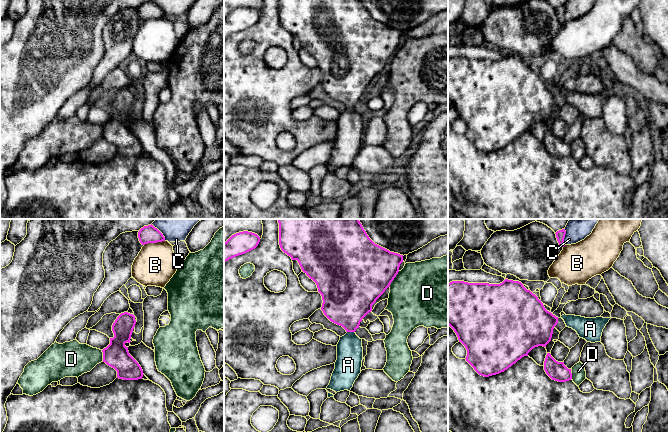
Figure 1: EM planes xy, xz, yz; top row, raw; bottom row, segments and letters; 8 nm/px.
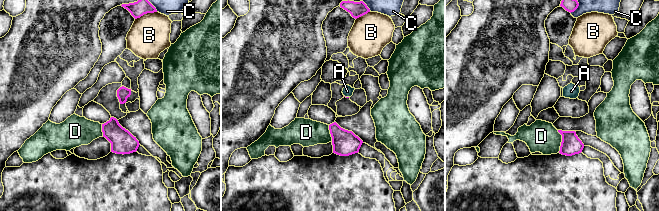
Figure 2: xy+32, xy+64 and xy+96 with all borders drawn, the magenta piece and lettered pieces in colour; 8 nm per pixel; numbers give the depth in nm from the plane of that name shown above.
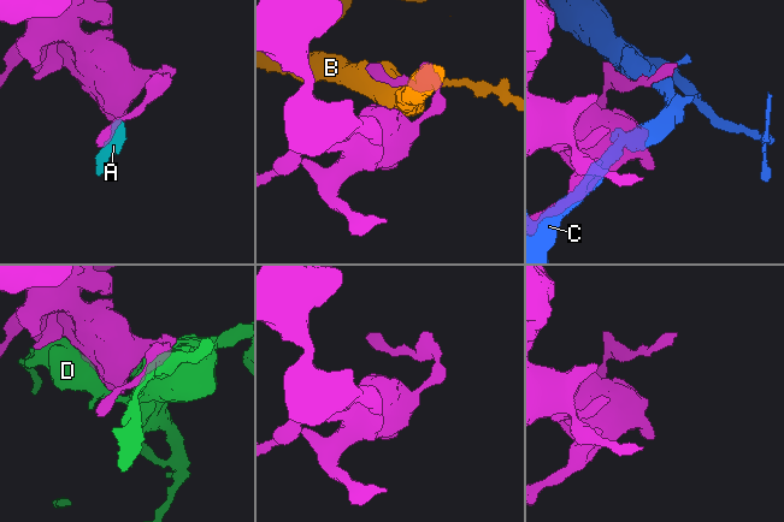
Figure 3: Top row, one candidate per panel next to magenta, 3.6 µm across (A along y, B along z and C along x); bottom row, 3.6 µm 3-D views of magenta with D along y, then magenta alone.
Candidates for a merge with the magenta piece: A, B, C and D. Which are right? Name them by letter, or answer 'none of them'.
A

